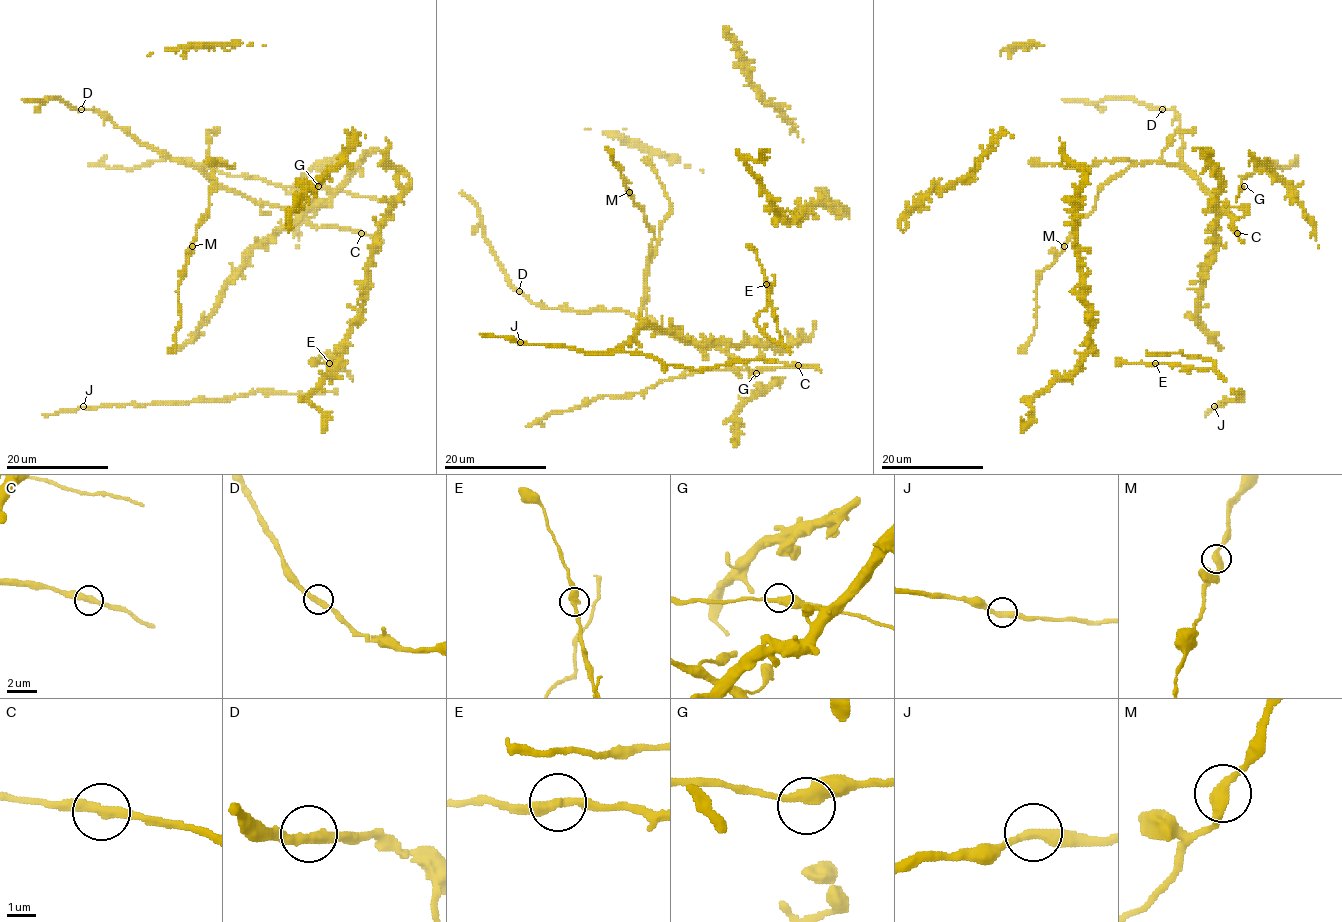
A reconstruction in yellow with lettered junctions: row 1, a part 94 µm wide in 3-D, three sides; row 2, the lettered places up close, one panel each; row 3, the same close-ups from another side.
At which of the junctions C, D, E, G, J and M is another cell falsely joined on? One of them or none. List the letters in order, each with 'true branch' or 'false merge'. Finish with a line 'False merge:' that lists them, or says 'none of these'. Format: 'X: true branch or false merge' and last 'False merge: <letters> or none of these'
C: true branch
D: true branch
E: true branch
G: true branch
J: true branch
M: true branch
False merge: none of these

